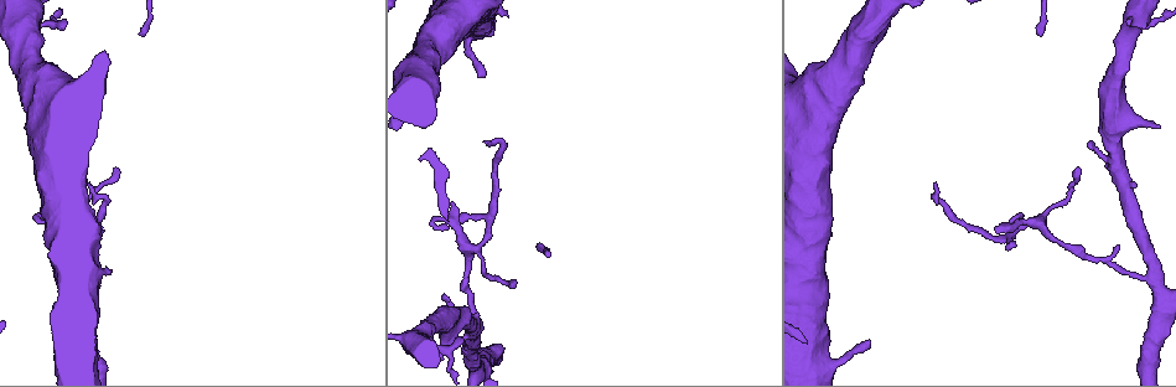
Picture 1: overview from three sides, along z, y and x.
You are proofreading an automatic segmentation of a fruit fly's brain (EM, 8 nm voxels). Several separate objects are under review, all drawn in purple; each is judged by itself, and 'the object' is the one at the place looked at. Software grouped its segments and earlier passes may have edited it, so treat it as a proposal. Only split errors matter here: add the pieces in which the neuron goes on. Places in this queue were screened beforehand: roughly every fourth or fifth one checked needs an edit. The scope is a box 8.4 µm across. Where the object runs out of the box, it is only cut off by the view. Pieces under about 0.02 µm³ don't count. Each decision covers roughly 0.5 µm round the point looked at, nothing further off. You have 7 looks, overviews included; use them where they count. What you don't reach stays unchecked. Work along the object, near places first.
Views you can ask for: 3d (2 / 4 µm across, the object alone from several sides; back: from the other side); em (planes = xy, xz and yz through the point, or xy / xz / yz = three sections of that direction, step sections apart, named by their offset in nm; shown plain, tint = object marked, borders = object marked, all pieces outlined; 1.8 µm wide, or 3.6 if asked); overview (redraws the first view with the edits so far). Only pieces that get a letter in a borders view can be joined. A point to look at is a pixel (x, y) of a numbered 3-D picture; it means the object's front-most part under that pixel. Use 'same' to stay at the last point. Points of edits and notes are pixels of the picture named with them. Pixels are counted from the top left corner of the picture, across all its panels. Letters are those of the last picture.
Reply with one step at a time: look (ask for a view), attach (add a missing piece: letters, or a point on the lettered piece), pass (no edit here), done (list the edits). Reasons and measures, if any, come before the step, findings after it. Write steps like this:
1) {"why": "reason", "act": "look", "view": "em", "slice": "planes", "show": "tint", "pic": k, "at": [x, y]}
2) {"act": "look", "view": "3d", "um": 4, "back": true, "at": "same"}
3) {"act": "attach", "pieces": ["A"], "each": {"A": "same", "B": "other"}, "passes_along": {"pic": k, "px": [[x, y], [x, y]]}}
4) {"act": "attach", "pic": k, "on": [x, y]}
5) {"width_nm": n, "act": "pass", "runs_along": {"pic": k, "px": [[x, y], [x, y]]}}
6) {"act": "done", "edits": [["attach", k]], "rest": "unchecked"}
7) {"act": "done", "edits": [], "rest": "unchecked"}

{"why": "tapers out", "act": "look", "view": "3d", "um": 2, "pic": 1, "at": [997, 232]}

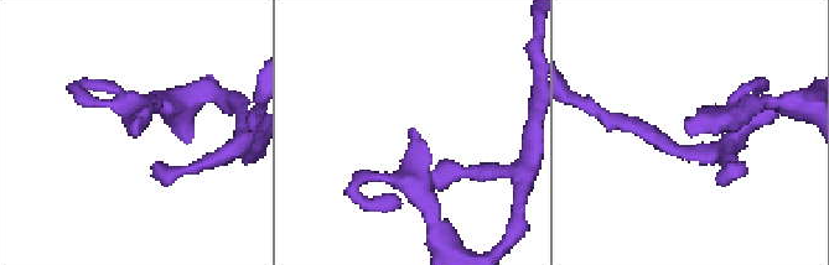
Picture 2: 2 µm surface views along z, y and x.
{"act": "look", "view": "em", "slice": "planes", "show": "borders", "pic": 2, "at": [688, 131]}

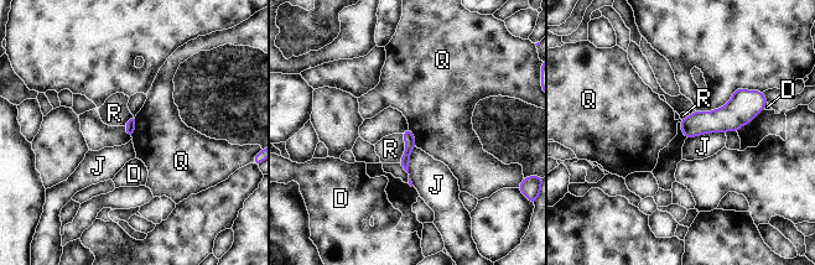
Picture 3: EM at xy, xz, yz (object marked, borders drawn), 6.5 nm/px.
{"act": "pass", "each": {"D": "other", "J": "other", "Q": "other", "R": "other"}, "border": {"pic": 3, "px": [[136, 115], [135, 131], [131, 138]]}, "found": "no lettered piece goes on from it"}

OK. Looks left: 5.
{"why": "tapers out", "act": "look", "view": "em", "slice": "planes", "show": "borders", "pic": 1, "at": [870, 343]}

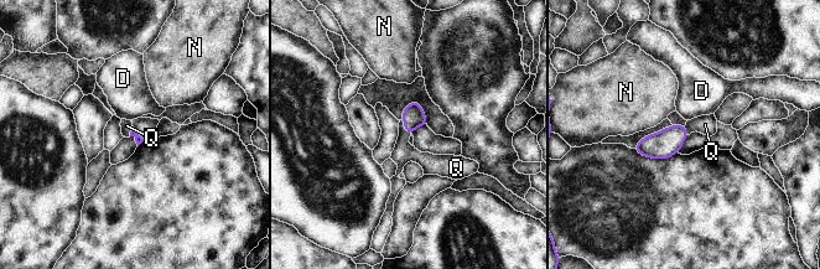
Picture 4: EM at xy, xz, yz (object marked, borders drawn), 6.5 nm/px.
{"act": "attach", "pieces": ["Q"], "each": {"D": "other", "N": "other", "Q": "same"}, "passes_along": {"pic": 4, "px": [[413, 115], [404, 127], [403, 153]]}, "found": "the neuron continues"}

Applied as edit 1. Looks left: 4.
{"act": "look", "view": "overview"}

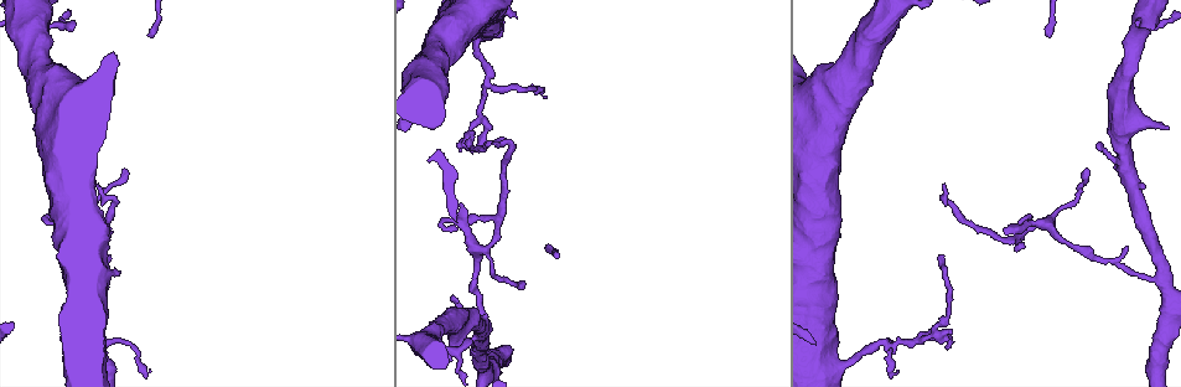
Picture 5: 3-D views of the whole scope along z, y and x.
{"why": "thin end", "act": "look", "view": "em", "slice": "planes", "show": "borders", "pic": 5, "at": [944, 185]}

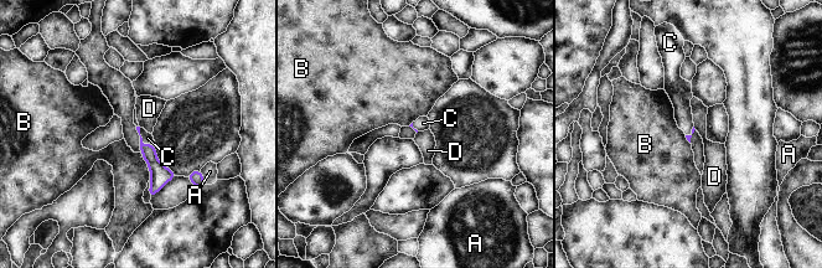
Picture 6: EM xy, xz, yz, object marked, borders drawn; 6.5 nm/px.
{"act": "attach", "pieces": ["C"], "each": {"A": "other", "B": "other", "C": "same", "D": "other"}, "found": "it goes on there"}

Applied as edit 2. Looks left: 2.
{"act": "done", "edits": [["attach", 4], ["attach", 6]], "rest": "unchecked"}

